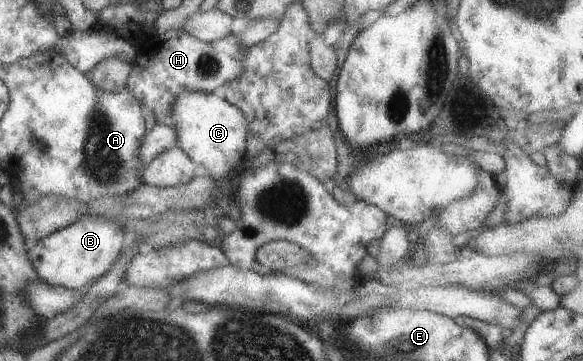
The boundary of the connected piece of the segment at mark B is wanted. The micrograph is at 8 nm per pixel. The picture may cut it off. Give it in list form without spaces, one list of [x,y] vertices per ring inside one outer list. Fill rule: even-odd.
[[[99,215],[99,218],[77,219],[66,227],[49,233],[39,239],[26,252],[26,256],[40,281],[49,286],[78,290],[103,276],[111,268],[126,242],[123,230],[113,220]]]

